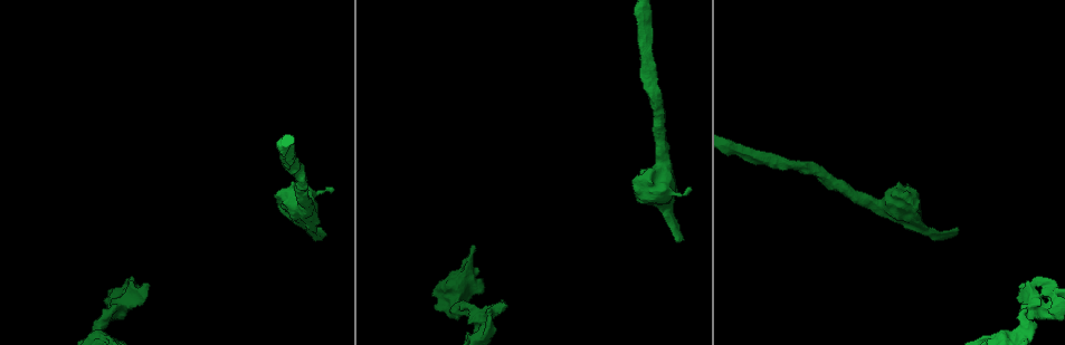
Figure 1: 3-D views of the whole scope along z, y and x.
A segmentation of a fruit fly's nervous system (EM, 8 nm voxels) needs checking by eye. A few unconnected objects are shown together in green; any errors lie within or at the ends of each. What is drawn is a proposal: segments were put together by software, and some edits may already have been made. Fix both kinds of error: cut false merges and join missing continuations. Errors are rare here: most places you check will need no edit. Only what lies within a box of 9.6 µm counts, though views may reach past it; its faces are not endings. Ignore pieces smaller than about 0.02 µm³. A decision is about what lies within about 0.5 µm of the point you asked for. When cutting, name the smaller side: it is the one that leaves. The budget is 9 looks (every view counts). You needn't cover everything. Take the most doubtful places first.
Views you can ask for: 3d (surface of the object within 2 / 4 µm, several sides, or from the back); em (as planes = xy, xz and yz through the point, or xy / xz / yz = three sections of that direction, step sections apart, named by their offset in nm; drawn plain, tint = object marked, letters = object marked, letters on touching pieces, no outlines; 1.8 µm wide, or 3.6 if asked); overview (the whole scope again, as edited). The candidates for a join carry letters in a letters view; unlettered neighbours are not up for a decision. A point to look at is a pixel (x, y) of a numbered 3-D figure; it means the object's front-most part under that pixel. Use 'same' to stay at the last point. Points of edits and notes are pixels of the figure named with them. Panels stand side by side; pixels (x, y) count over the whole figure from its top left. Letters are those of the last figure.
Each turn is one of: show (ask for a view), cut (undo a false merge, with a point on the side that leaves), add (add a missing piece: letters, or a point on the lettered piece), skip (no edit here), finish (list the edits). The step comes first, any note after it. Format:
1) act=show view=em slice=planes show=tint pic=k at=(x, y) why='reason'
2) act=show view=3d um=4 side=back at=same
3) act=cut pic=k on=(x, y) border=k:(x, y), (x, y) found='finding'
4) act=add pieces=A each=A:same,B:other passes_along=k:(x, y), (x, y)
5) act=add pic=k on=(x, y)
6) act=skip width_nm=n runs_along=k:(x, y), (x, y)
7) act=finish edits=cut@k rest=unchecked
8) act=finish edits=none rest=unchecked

act=show view=em slice=xz step=8 show=tint pic=1 at=(491, 323) why='free end'

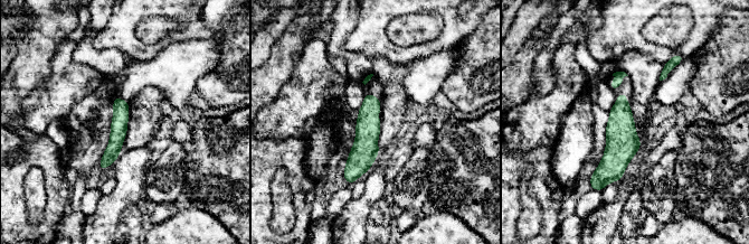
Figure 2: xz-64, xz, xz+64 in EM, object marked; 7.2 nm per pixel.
act=show view=em slice=planes show=letters at=same

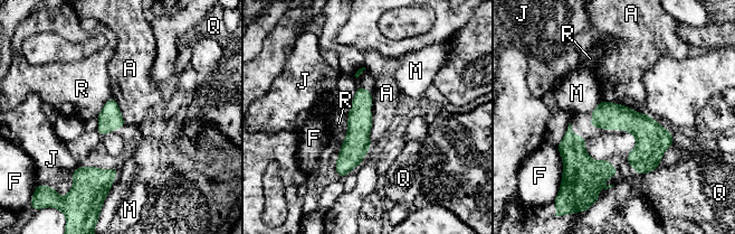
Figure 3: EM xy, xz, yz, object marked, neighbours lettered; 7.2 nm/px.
act=skip width_nm=170 each=A:other,F:other,J:other,M:other,Q:other,R:other runs_along=3:(362, 90), (356, 143), (341, 172) found='none of them fits'

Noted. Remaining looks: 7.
act=show view=em um=3.6 slice=yz step=16 show=letters pic=1 at=(677, 242) why='free end'

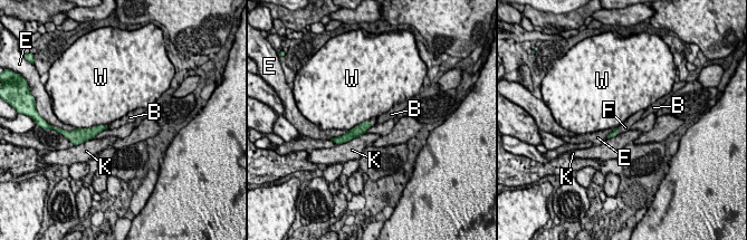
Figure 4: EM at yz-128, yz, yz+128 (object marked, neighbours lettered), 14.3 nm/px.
act=add pic=4 on=(625, 127) each=B:other,E:other,F:same,K:other,W:other found='it goes on there'

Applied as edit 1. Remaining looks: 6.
act=show view=overview

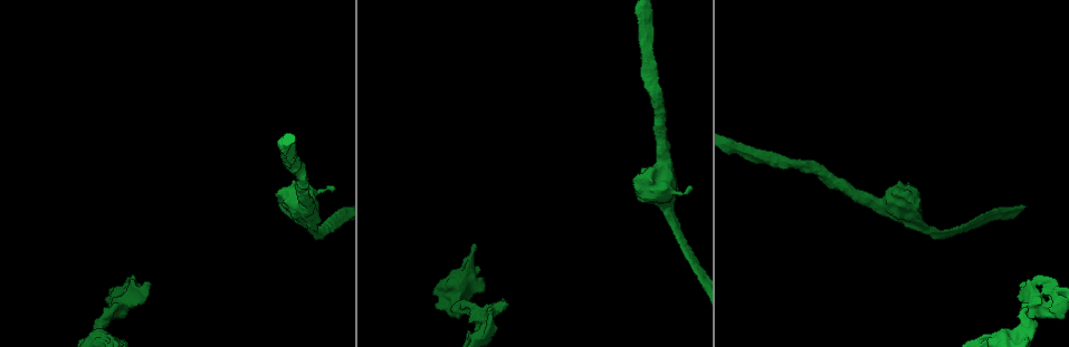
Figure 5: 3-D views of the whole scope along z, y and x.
act=show view=em um=3.6 slice=planes show=tint pic=5 at=(1022, 332) why='calibre changes'

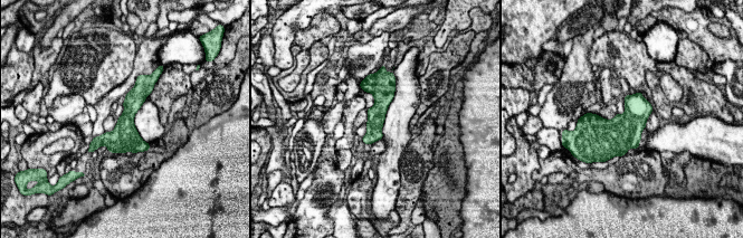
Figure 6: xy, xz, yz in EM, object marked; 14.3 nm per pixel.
act=show view=em um=3.6 slice=planes show=letters at=same

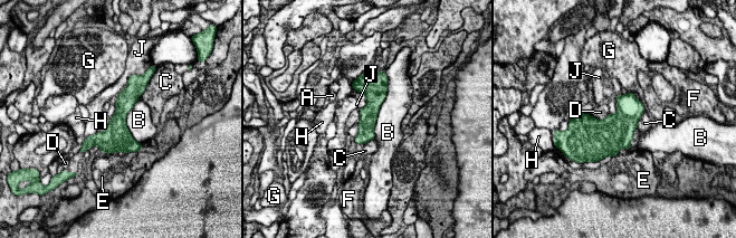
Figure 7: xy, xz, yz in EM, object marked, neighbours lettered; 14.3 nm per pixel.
act=skip longest_contact=B:800nm each=A:other,B:other,C:other,D:other,E:other,F:other,G:other,H:other,J:other found='continuous, no second cell'

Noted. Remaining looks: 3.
act=show view=3d um=4 pic=5 at=(635, 178) why='stops while still wide'

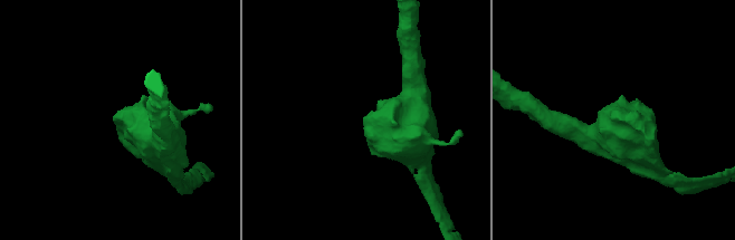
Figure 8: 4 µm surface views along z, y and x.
act=show view=em um=3.6 slice=planes show=plain pic=8 at=(618, 116)

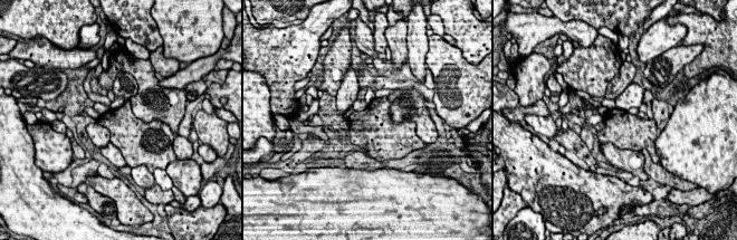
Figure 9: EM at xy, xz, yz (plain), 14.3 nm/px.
act=show view=em um=3.6 slice=planes show=letters at=same why='what lies round it'

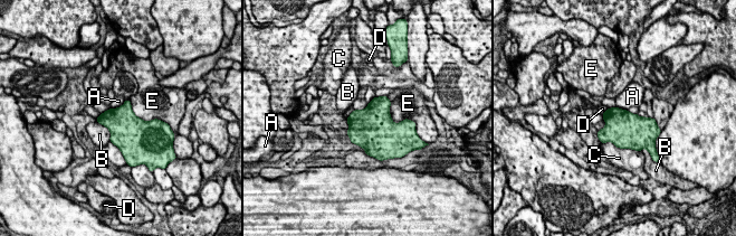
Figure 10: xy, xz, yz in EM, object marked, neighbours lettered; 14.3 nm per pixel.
act=skip width_nm=460 each=A:other,B:other,C:other,D:other,E:other found='none of them fits'

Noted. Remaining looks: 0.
act=finish edits=add@4 rest=unchecked

